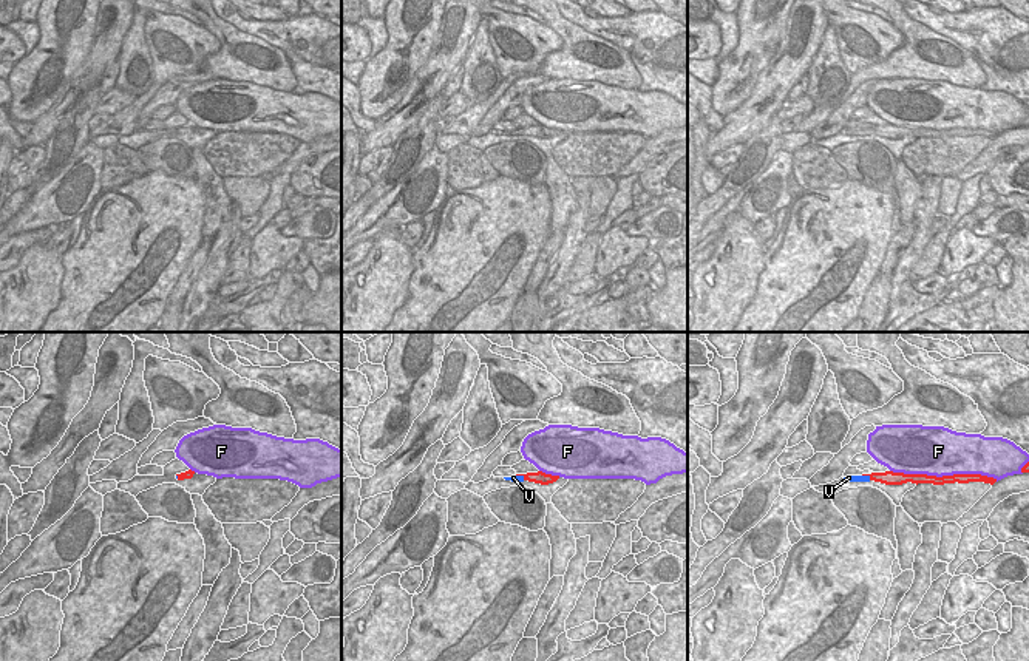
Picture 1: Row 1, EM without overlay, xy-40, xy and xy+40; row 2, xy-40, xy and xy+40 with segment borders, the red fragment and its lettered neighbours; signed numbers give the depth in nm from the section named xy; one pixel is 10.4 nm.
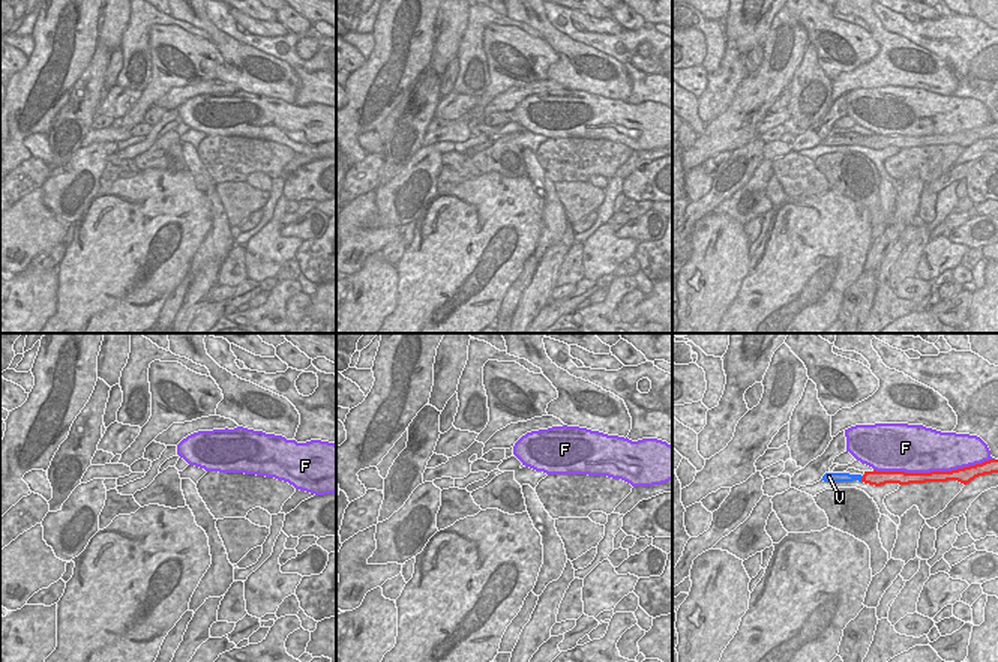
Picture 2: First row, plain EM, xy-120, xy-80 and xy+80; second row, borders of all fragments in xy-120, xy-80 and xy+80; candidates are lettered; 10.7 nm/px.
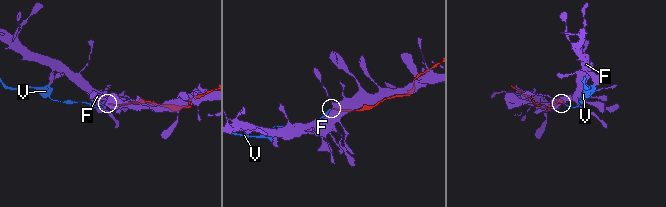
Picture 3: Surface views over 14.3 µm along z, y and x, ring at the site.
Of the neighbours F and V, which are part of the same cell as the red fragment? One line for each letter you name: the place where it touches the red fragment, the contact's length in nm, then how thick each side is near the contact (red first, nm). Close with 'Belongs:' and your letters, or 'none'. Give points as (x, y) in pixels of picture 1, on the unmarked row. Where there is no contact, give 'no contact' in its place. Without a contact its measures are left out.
V: contact xy+40 (867, 128); length 110 nm; calibres 160 and 60 nm
Belongs: V

